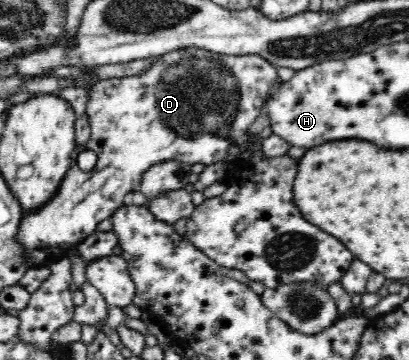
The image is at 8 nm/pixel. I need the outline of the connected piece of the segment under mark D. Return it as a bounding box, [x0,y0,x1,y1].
[17,46,278,268]

